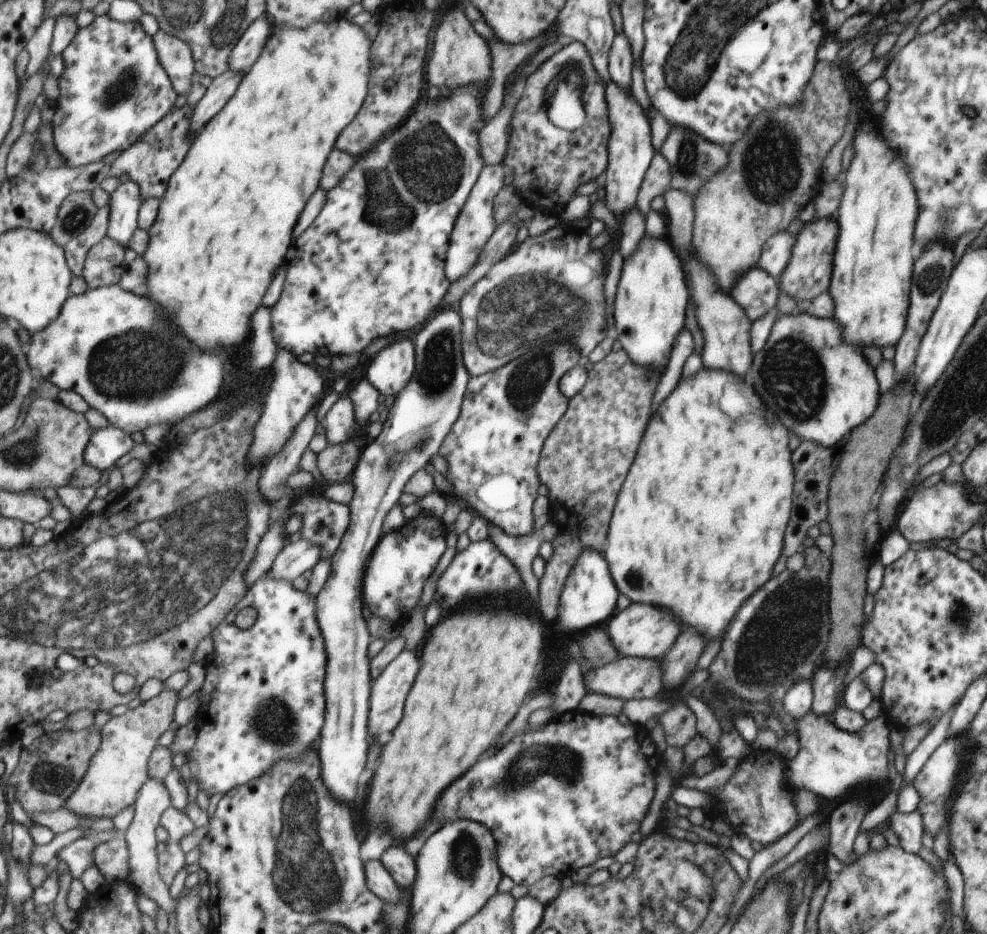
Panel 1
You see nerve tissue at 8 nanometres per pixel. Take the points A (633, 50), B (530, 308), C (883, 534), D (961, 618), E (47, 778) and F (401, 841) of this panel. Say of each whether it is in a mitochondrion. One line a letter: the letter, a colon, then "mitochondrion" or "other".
A: other
B: mitochondrion
C: other
D: mitochondrion
E: mitochondrion
F: other

